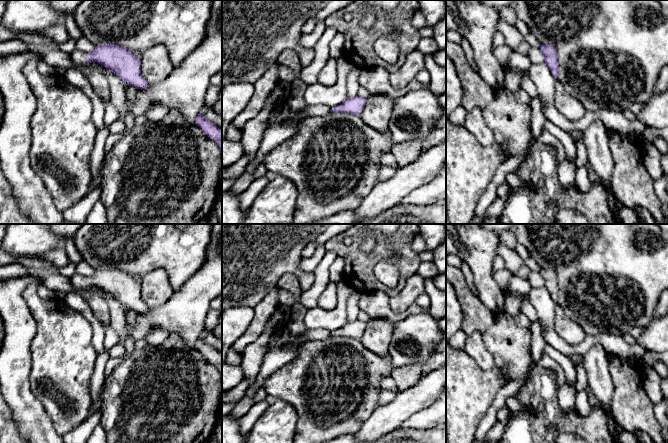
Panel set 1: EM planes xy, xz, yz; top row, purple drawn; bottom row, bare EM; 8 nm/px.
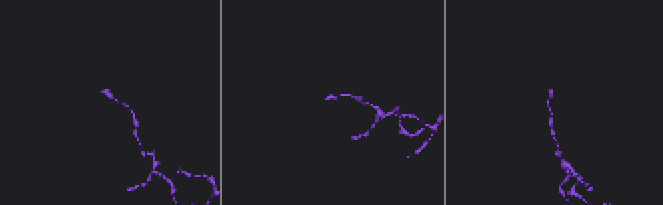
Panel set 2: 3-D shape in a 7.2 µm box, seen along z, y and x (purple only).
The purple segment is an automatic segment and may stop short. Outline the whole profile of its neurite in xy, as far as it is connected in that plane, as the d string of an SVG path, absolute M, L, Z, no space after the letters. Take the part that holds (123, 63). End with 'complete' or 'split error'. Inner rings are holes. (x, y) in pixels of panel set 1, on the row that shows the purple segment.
M102 44L91 52L85 53L75 49L69 55L78 66L97 62L119 77L123 83L133 85L137 89L147 89L150 86L142 76L141 59L123 46Z; split error

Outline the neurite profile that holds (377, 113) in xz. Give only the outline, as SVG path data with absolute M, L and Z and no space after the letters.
M384 94L370 95L360 118L376 131L389 132L389 121L393 112L394 100Z

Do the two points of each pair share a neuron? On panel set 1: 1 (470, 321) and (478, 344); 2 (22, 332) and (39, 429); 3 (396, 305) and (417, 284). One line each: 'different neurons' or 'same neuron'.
1: different neurons
2: same neuron
3: same neuron

